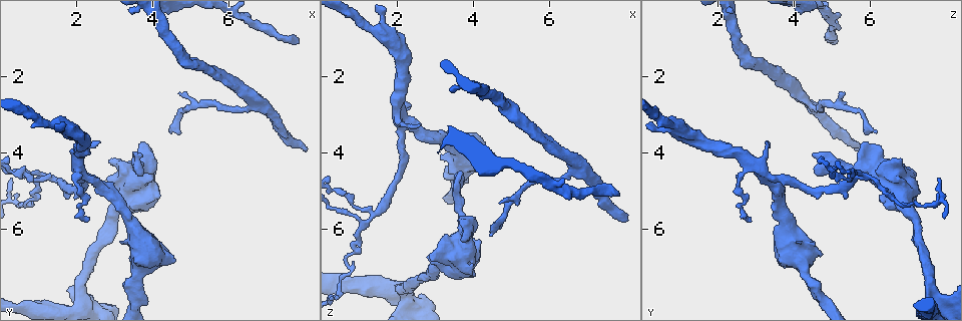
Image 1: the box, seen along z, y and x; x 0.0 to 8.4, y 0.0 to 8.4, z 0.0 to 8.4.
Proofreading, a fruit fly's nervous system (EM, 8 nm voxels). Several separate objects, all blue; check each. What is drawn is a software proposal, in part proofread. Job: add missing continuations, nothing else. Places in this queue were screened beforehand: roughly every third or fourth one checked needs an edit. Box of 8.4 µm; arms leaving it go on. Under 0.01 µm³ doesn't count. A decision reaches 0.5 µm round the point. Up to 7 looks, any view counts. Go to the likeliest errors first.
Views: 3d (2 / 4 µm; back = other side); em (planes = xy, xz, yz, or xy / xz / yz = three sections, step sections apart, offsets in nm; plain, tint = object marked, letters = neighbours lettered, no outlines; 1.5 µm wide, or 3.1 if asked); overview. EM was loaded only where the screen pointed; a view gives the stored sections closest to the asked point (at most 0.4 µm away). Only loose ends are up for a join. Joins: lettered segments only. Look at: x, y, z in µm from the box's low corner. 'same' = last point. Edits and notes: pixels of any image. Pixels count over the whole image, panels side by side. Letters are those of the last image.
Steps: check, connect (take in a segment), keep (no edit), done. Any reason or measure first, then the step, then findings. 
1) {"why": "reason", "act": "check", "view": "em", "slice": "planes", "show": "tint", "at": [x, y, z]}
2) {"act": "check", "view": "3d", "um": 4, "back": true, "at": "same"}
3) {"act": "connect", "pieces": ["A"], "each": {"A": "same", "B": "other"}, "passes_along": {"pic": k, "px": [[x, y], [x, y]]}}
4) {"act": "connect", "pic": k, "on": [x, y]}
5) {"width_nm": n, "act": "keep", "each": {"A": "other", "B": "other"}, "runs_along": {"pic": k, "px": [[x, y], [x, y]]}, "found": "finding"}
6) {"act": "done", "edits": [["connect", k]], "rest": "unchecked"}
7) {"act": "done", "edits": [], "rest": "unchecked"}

{"why": "long arm stops here", "act": "check", "view": "em", "slice": "xy", "step": 4, "show": "tint", "at": [7.75, 1.15, 5.15]}

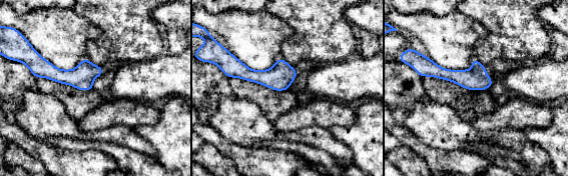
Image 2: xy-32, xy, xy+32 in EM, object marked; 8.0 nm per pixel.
{"why": "another direction", "act": "check", "view": "em", "slice": "planes", "show": "tint", "at": "same"}

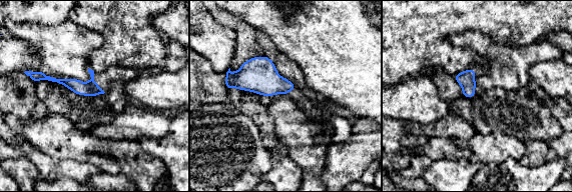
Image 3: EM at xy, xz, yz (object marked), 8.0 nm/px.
{"act": "check", "view": "em", "slice": "planes", "show": "letters", "at": "same"}

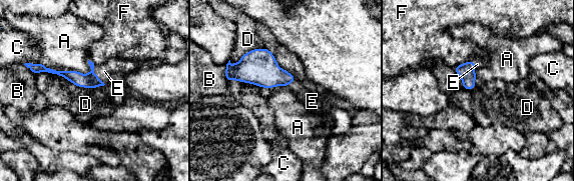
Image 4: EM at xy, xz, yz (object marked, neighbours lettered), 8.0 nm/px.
{"longest_contact_nm": ["D", 500], "act": "connect", "pic": 4, "on": [104, 71], "each": {"A": "other", "B": "other", "C": "other", "D": "other", "E": "same", "F": "other"}, "passes_along": {"pic": 4, "px": [[91, 80], [94, 74], [104, 71]]}, "found": "the neuron continues"}

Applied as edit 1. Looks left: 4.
{"why": "redraw", "act": "check", "view": "overview"}

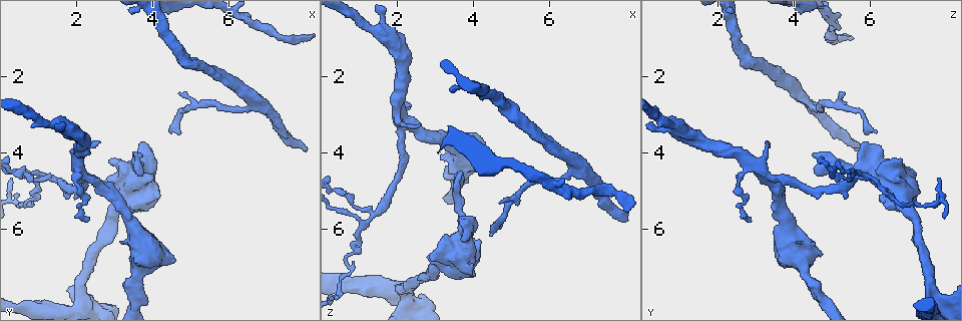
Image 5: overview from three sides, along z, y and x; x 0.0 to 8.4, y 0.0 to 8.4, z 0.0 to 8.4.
{"act": "check", "view": "3d", "um": 2, "at": [4.45, 3.50, 6.15]}

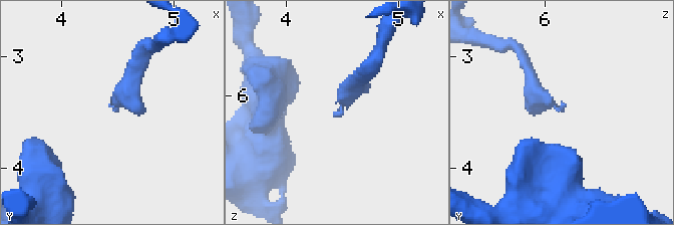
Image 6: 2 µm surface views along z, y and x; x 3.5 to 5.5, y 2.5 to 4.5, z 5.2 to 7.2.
{"act": "check", "view": "em", "slice": "planes", "show": "tint", "at": [4.50, 3.50, 6.16]}

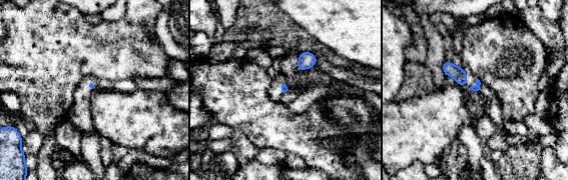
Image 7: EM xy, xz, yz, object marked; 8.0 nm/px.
{"why": "see the neighbours", "act": "check", "view": "em", "slice": "planes", "show": "letters", "at": "same"}

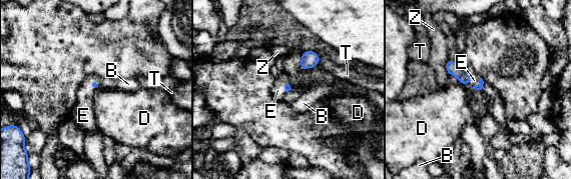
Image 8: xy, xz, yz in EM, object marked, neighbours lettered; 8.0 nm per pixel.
{"act": "connect", "pic": 8, "on": [82, 114], "each": {"B": "other", "D": "other", "E": "same", "T": "other", "Z": "other"}, "passes_along": {"pic": 8, "px": [[94, 84], [90, 84], [82, 114]]}, "found": "it goes on there"}

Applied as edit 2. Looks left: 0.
{"act": "done", "edits": [["connect", 4], ["connect", 8]], "rest": "unchecked"}

